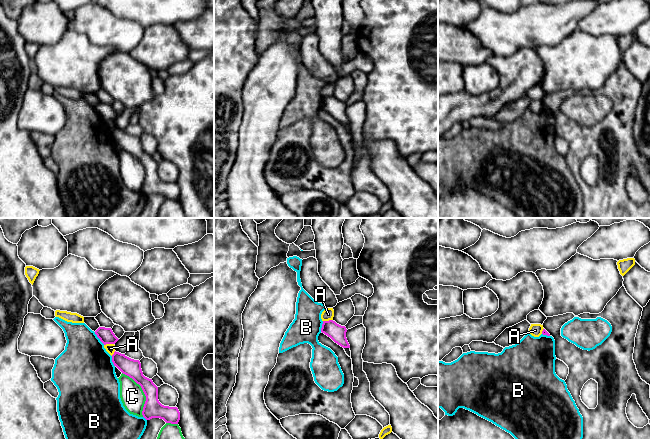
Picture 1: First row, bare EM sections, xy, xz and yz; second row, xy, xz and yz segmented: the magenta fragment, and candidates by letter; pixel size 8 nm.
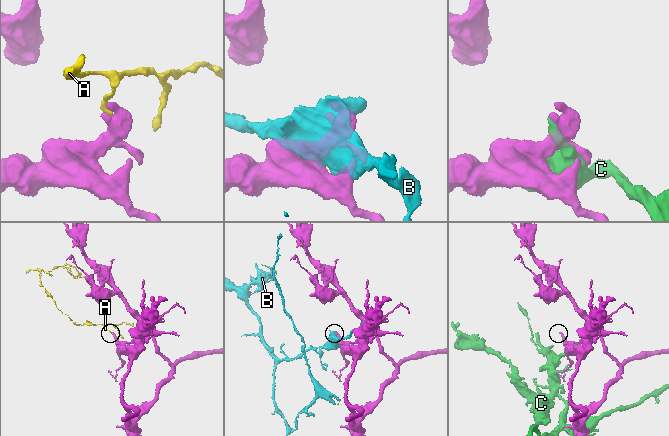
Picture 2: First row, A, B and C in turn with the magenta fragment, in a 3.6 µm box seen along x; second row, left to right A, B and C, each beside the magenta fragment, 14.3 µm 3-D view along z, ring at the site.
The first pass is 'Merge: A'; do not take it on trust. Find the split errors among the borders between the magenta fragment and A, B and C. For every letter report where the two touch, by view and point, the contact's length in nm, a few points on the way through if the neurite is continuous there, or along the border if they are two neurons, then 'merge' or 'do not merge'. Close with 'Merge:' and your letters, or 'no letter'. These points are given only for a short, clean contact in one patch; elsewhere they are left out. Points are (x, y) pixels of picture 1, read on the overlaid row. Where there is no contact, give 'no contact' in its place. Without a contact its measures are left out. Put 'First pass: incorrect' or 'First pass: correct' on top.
First pass: incorrect
A: contact xy (108, 343); length 80 nm; border xy (113, 343), (104, 345); do not merge
B: contact xy (98, 337); length 130 nm; do not merge
C: contact xy (143, 391); length 400 nm; do not merge
Merge: no letter

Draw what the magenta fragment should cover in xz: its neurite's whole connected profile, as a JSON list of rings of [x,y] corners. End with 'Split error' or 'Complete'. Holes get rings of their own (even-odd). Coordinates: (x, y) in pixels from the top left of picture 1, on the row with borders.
[[[333,320],[323,321],[321,332],[330,337],[335,343],[343,348],[350,348],[346,338],[347,329]]]. Complete

